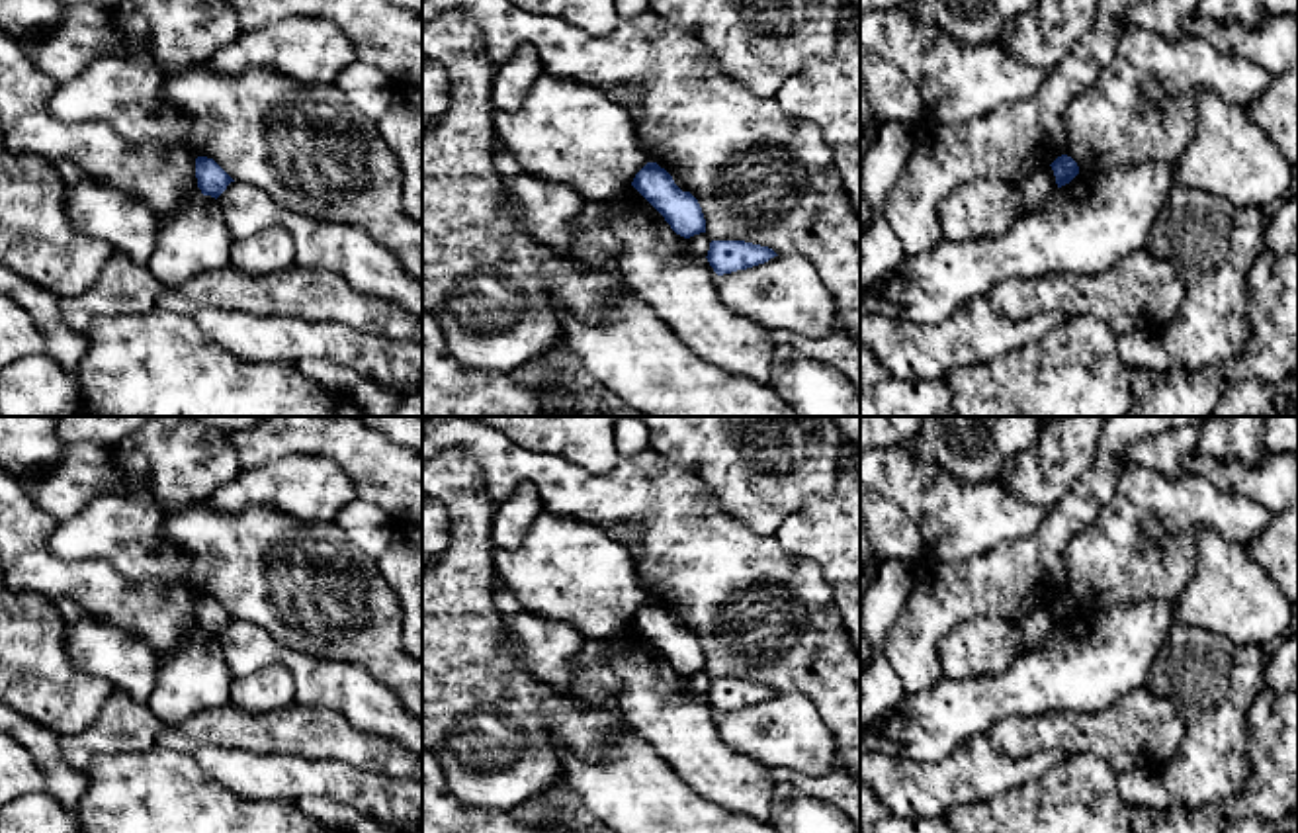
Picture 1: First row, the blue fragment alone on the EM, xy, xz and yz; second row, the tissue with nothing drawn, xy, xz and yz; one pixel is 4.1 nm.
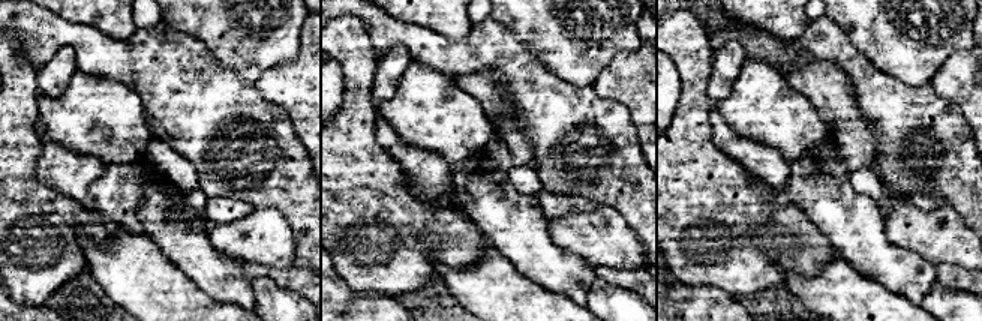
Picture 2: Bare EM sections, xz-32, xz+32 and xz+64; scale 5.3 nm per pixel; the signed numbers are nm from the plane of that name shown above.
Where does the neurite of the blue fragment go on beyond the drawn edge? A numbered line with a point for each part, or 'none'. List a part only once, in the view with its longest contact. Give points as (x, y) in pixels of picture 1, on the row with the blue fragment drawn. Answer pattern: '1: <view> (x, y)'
none

